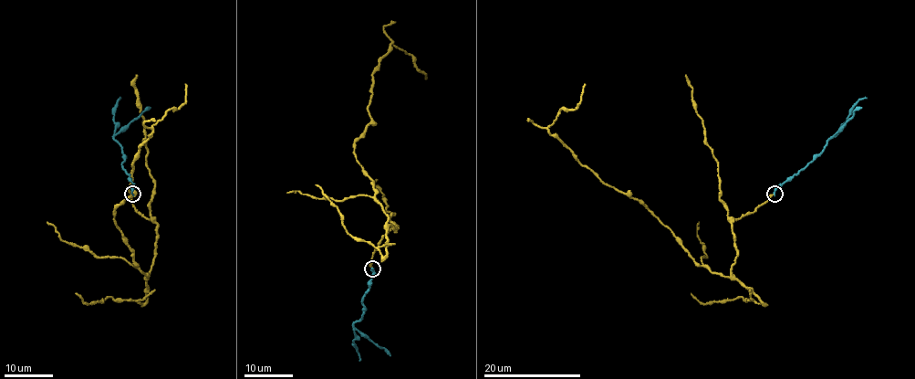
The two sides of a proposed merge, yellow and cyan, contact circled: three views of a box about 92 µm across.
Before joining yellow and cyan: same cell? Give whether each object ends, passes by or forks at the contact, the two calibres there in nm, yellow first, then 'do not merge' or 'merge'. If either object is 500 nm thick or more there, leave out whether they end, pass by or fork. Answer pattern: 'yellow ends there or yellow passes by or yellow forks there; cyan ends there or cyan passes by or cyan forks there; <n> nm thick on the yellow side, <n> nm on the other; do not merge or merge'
yellow ends there; cyan ends there; 240 nm thick on the yellow side, 190 nm on the other; merge

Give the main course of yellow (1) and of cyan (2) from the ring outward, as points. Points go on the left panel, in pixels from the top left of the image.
1: (132, 194), (157, 225), (148, 276), (114, 210), (131, 194), (139, 149), (184, 101), (184, 84)
2: (132, 194), (133, 184), (122, 167), (121, 146), (113, 138), (114, 111), (119, 98)

